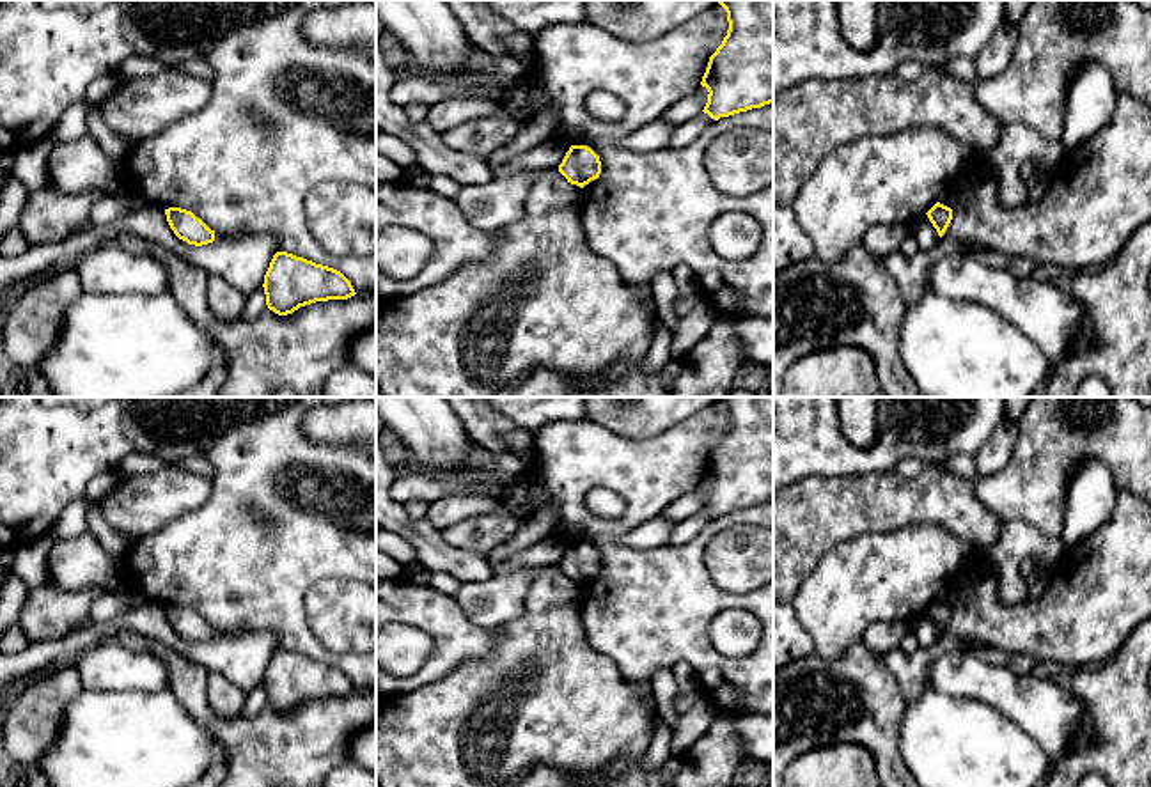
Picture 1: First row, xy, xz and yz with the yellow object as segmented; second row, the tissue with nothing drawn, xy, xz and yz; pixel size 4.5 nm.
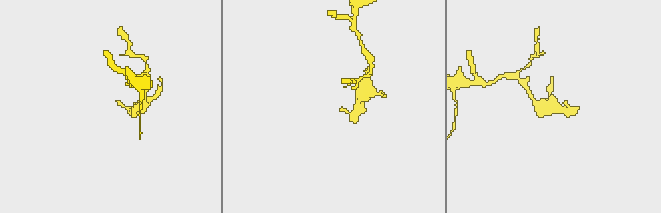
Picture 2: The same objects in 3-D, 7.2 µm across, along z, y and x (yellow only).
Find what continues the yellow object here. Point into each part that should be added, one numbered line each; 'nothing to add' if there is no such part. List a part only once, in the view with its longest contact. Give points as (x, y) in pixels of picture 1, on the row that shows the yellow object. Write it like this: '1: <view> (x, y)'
nothing to add

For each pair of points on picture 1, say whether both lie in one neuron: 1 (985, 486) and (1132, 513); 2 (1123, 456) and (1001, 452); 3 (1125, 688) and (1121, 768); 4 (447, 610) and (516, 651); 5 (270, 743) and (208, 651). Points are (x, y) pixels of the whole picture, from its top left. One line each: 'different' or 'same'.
1: different
2: different
3: same
4: different
5: different

